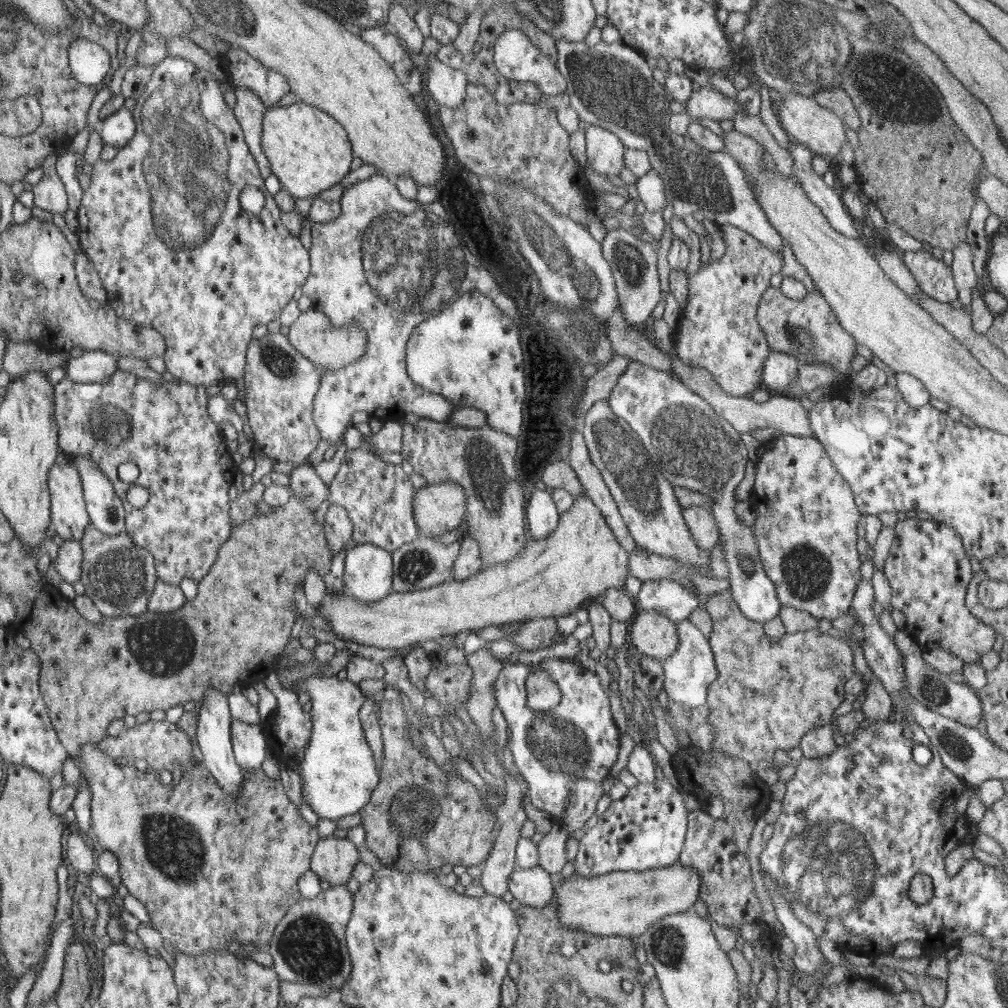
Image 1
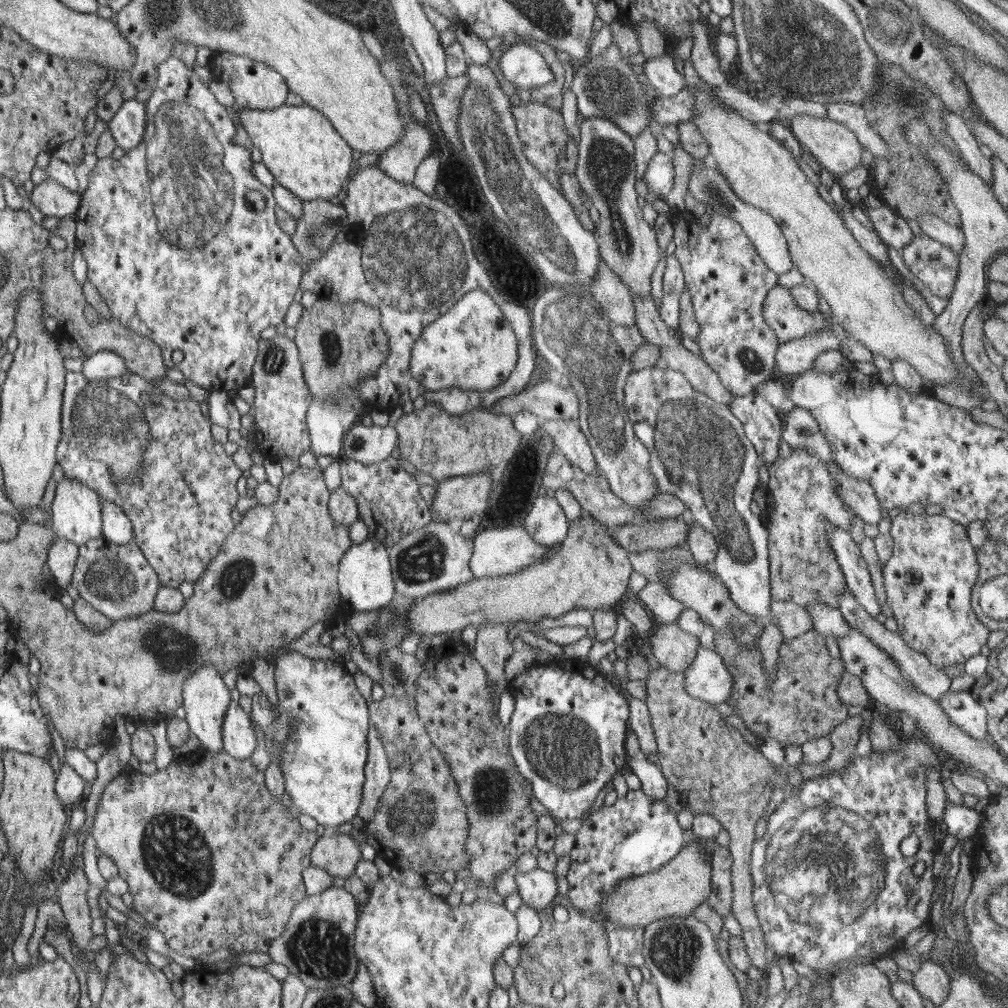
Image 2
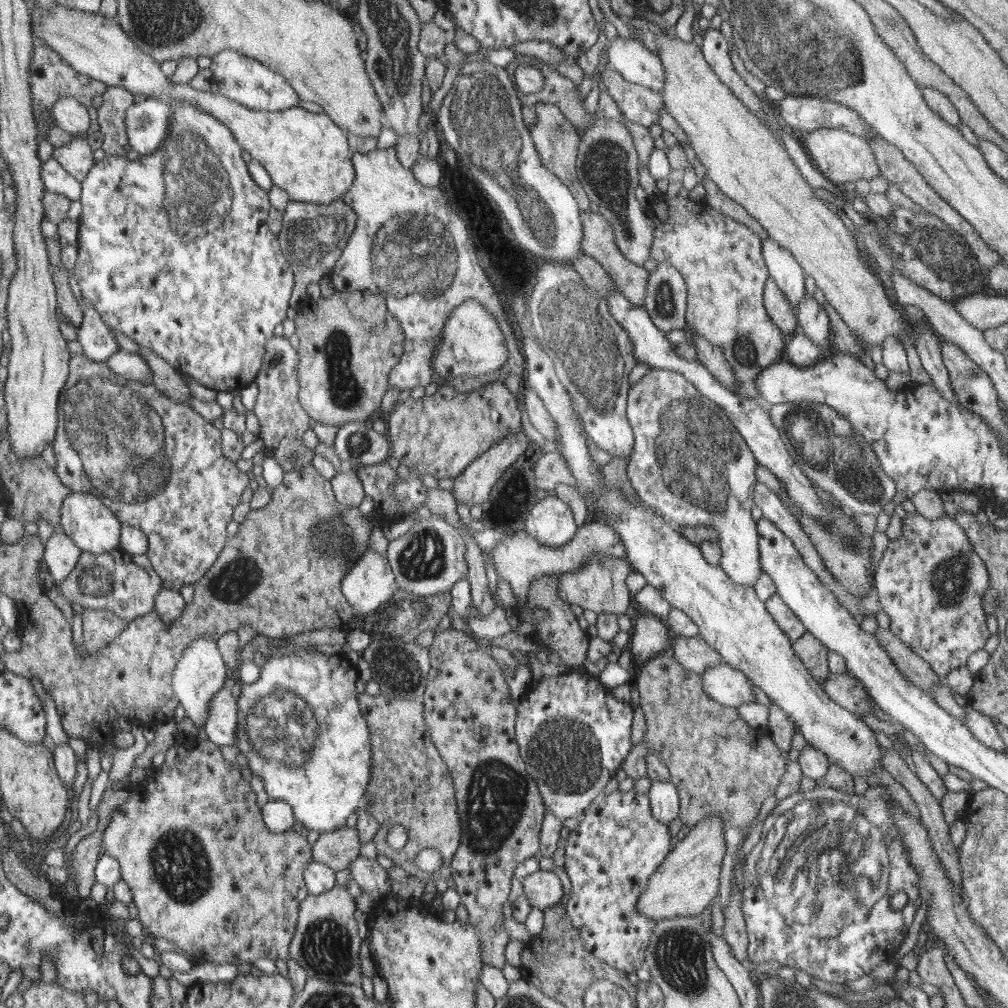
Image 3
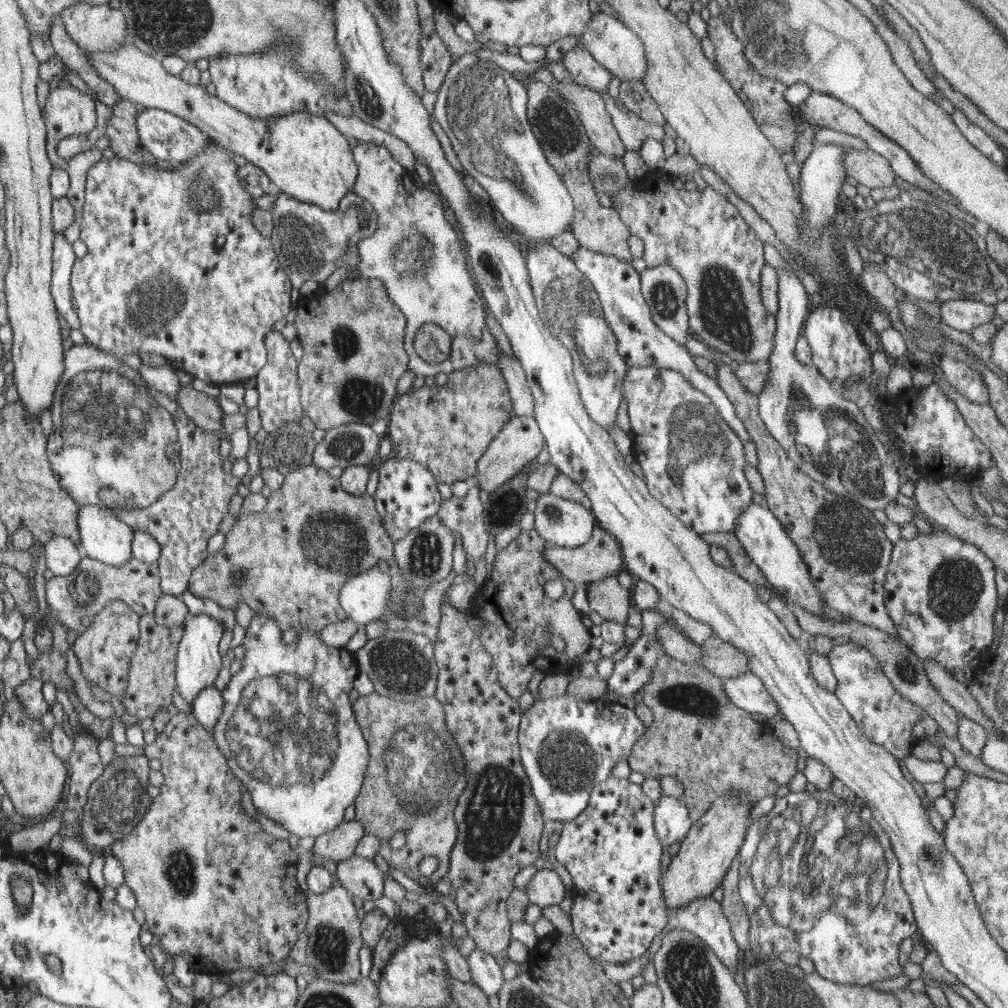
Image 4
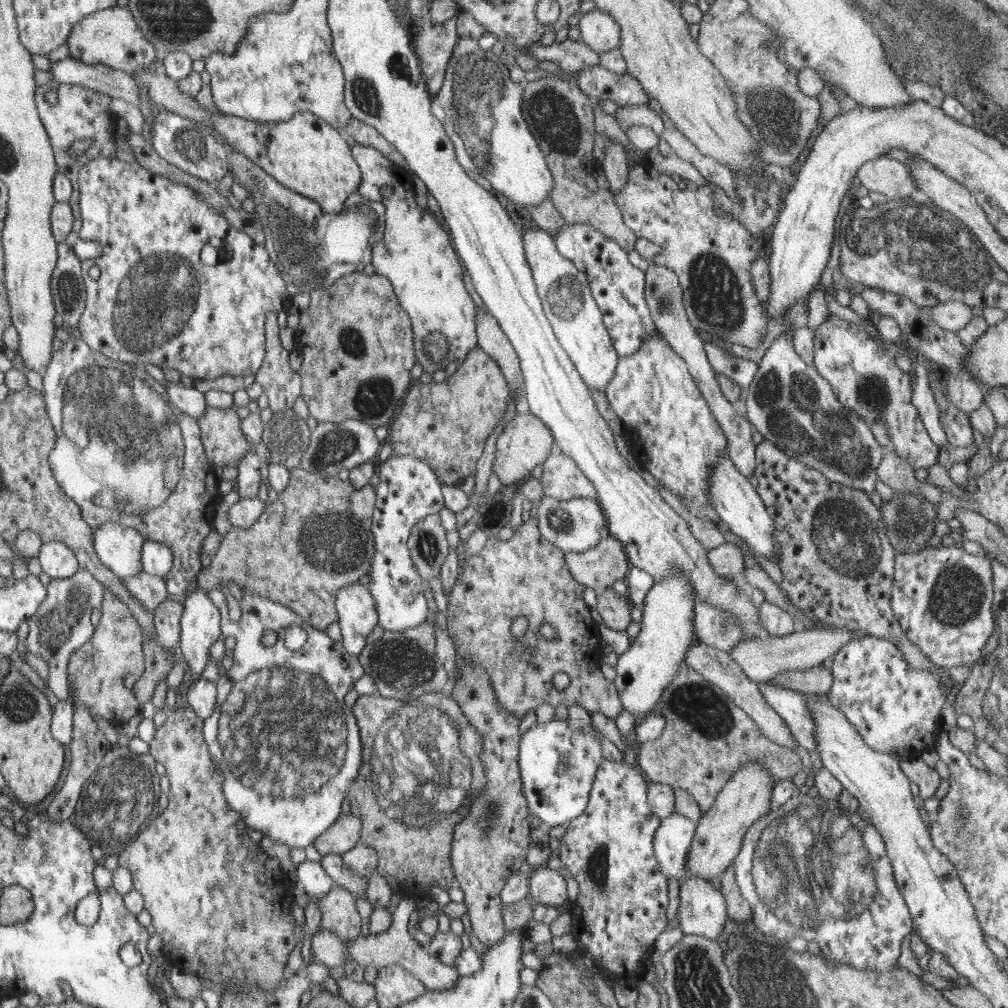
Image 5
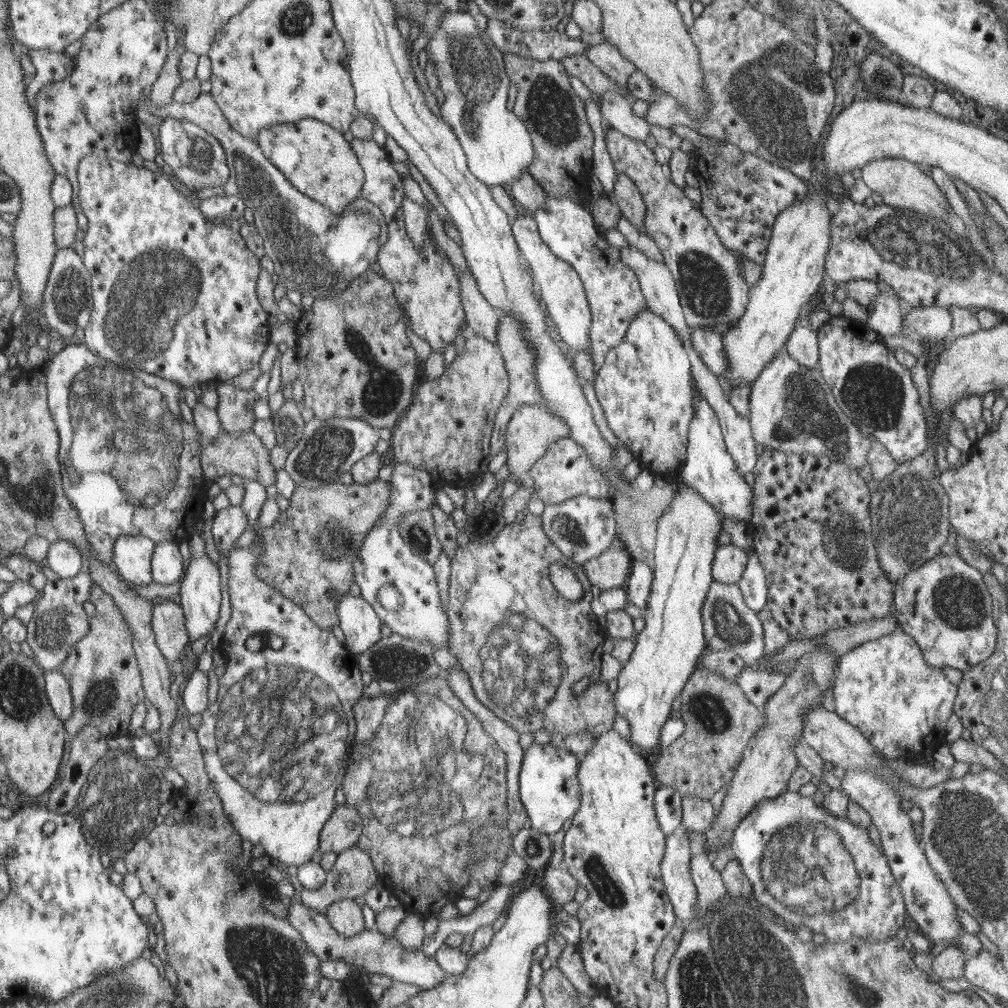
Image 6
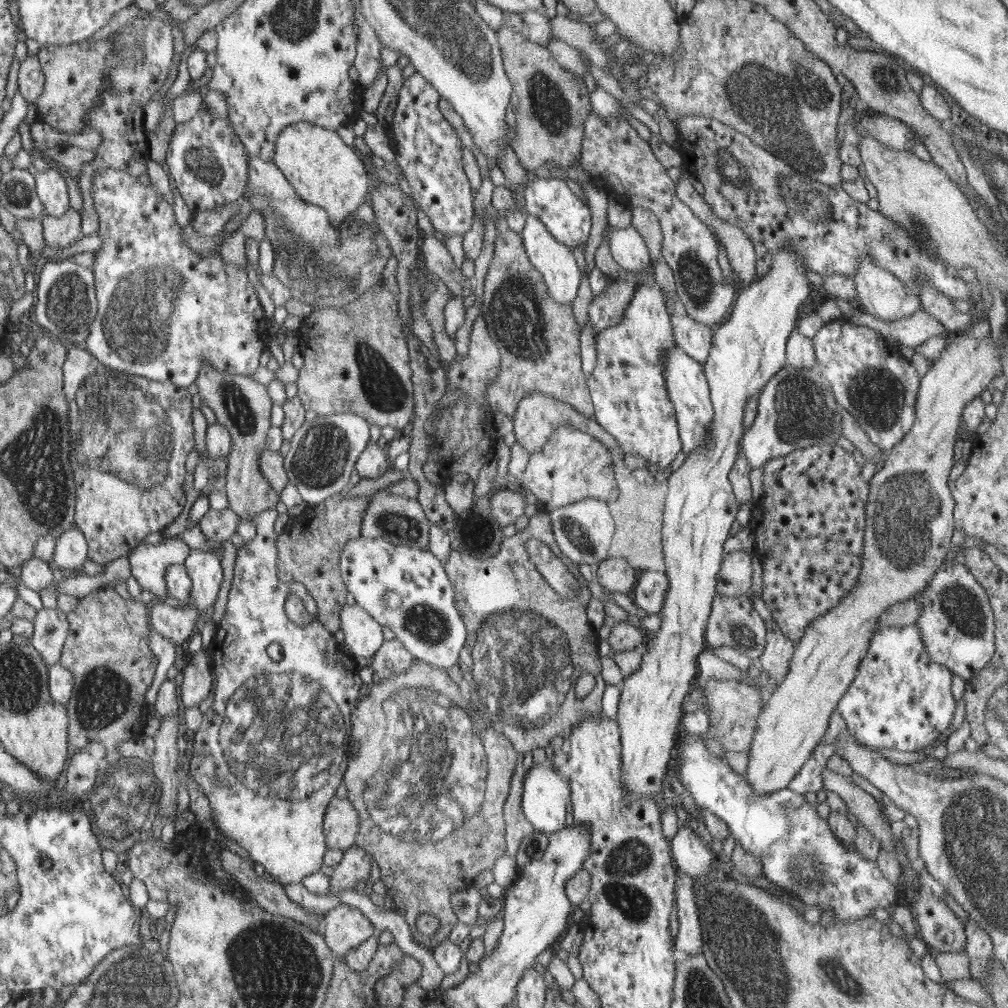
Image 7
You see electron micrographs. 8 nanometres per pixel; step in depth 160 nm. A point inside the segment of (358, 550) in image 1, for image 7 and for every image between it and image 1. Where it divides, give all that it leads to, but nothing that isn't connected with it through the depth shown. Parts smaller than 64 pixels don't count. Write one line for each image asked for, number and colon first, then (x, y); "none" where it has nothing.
2: (365, 582)
3: (370, 583)
4: (364, 597)
5: (358, 616)
6: (358, 620)
7: (363, 634)

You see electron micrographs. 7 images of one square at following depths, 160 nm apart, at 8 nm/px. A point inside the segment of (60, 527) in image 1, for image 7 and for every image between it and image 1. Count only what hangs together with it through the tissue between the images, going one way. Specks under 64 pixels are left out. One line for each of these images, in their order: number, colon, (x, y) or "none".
2: (76, 517)
3: (94, 527)
4: (103, 536)
5: (119, 547)
6: (132, 553)
7: (149, 563)

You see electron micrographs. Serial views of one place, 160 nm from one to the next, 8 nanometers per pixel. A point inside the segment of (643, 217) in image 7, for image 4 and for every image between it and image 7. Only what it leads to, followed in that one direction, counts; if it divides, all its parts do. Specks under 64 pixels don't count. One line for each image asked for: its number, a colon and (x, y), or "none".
4: (600, 129)
5: (615, 165)
6: (627, 196)

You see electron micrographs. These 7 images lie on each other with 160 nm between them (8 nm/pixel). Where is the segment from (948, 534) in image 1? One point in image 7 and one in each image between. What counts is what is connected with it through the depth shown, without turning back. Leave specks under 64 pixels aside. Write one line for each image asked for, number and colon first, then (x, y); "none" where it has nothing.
2: (928, 581)
3: (930, 581)
4: (940, 591)
5: (942, 597)
6: (944, 605)
7: (957, 624)

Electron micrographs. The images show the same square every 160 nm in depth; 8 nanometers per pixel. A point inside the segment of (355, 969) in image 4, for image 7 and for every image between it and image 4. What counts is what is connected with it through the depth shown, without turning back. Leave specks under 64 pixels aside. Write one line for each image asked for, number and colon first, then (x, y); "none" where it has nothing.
5: (339, 916)
6: (344, 915)
7: (344, 929)

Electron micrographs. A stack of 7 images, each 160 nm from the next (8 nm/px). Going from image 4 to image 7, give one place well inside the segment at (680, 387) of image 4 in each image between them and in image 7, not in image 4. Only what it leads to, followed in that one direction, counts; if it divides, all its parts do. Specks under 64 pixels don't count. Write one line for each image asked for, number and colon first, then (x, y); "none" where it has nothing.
5: (671, 431)
6: (644, 386)
7: (629, 391)

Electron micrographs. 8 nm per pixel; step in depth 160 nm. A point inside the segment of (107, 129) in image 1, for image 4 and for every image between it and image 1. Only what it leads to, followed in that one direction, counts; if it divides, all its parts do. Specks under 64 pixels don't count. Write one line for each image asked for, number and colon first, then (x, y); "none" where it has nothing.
2: (128, 125)
3: (147, 123)
4: (169, 137)

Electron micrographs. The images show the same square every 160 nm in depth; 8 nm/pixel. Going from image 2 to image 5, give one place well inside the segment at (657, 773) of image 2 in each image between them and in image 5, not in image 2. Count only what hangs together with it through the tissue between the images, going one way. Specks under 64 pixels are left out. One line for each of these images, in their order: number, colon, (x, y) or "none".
3: (664, 797)
4: (672, 821)
5: (675, 835)

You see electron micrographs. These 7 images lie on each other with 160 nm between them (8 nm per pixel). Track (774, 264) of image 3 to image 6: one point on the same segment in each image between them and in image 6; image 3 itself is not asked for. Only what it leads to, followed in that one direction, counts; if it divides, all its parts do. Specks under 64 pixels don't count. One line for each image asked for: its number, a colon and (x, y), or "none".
4: (827, 436)
5: (791, 404)
6: (792, 409)

